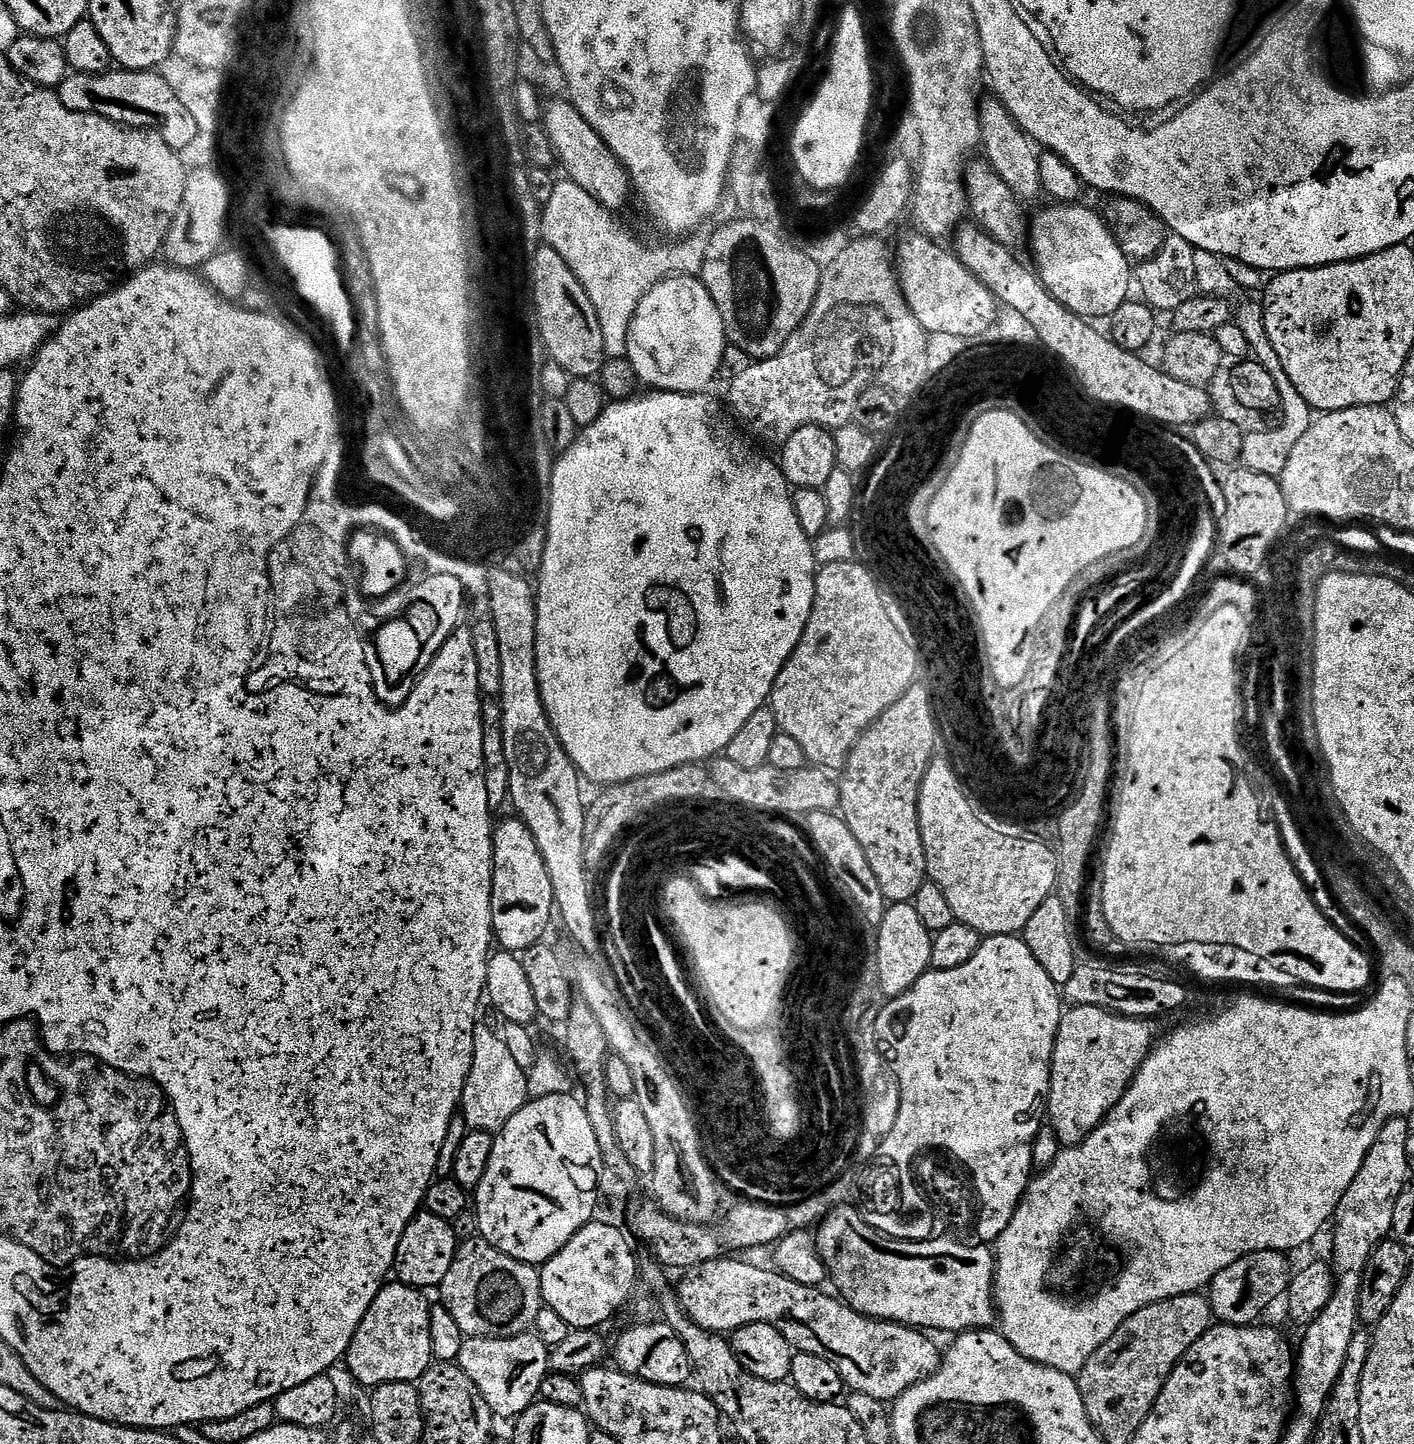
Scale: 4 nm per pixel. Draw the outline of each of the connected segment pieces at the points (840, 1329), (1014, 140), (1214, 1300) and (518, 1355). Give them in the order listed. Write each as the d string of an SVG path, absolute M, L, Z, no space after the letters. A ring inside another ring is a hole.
M717 1258L708 1260L705 1264L698 1264L695 1268L689 1268L683 1273L684 1276L680 1280L680 1292L678 1291L678 1299L680 1307L683 1308L686 1315L694 1322L698 1322L700 1328L705 1328L708 1332L718 1332L721 1334L731 1334L736 1329L746 1326L747 1324L769 1324L774 1326L774 1330L778 1330L783 1336L796 1336L796 1342L792 1347L800 1344L796 1352L803 1352L805 1348L812 1348L812 1344L824 1344L824 1348L828 1348L828 1352L824 1352L822 1358L832 1356L832 1365L838 1370L838 1374L843 1378L845 1385L853 1392L861 1392L862 1394L872 1395L874 1398L883 1402L895 1401L911 1384L916 1384L926 1376L932 1375L942 1364L941 1349L936 1349L936 1344L931 1340L931 1335L925 1334L919 1328L909 1328L907 1324L893 1324L890 1320L877 1320L870 1316L864 1316L861 1312L845 1306L839 1299L831 1300L828 1296L823 1296L819 1287L810 1285L795 1284L791 1278L781 1273L779 1270L771 1272L768 1268L759 1268L756 1264L747 1264L744 1260L724 1260L725 1258ZM824 1328L828 1328L828 1336L824 1336L824 1340L820 1340L820 1336L812 1336L812 1332L824 1332Z
M996 96L984 98L980 103L979 128L981 147L987 163L995 170L1016 198L1022 202L1041 195L1040 157L1033 141L1019 127L1009 110ZM1034 149L1034 150L1033 150Z
M1251 1252L1217 1272L1206 1292L1213 1317L1226 1324L1255 1325L1259 1321L1256 1319L1287 1293L1290 1277L1288 1259L1283 1252Z
M533 1334L473 1336L460 1348L458 1363L470 1378L479 1397L497 1417L515 1418L537 1403L540 1387L550 1371L550 1348Z

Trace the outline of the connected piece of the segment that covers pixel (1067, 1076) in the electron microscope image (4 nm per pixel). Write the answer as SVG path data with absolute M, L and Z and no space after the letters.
M1081 1004L1069 1007L1061 1015L1056 1045L1052 1051L1052 1087L1046 1097L1046 1116L1047 1119L1048 1116L1052 1119L1052 1128L1061 1140L1061 1145L1080 1143L1124 1097L1154 1045L1154 1035L1152 1036L1152 1028L1148 1024L1151 1023L1144 1018L1122 1016L1104 1008Z

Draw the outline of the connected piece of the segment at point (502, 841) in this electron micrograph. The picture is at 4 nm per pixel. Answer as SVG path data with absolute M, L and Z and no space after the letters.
M511 818L512 820L504 820L495 825L492 834L492 930L494 940L503 951L513 952L515 954L523 953L528 947L541 943L545 939L544 931L548 928L548 923L554 920L554 890L550 882L550 874L544 865L542 854L538 850L538 842L534 842L534 834L530 834L530 830L519 818Z

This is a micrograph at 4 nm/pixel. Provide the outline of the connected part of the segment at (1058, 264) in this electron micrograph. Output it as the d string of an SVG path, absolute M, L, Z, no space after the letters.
M1056 202L1051 205L1053 208L1038 213L1033 220L1031 217L1030 244L1032 240L1032 256L1036 259L1034 268L1050 296L1073 314L1085 318L1093 318L1092 316L1109 318L1115 313L1116 308L1129 299L1128 283L1133 283L1134 272L1128 257L1112 237L1112 231L1108 229L1103 215L1099 211L1091 212L1082 205L1080 202L1070 204Z

